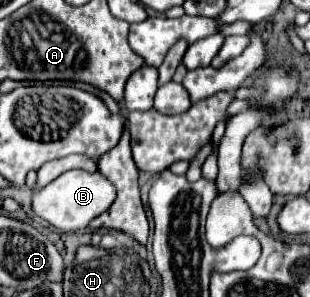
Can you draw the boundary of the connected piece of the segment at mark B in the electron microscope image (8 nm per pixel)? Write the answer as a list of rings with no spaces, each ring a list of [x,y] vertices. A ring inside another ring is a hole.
[[[69,170],[33,194],[33,210],[47,224],[65,232],[73,232],[85,228],[93,218],[103,214],[113,204],[113,200],[115,200],[115,186],[103,174]]]

